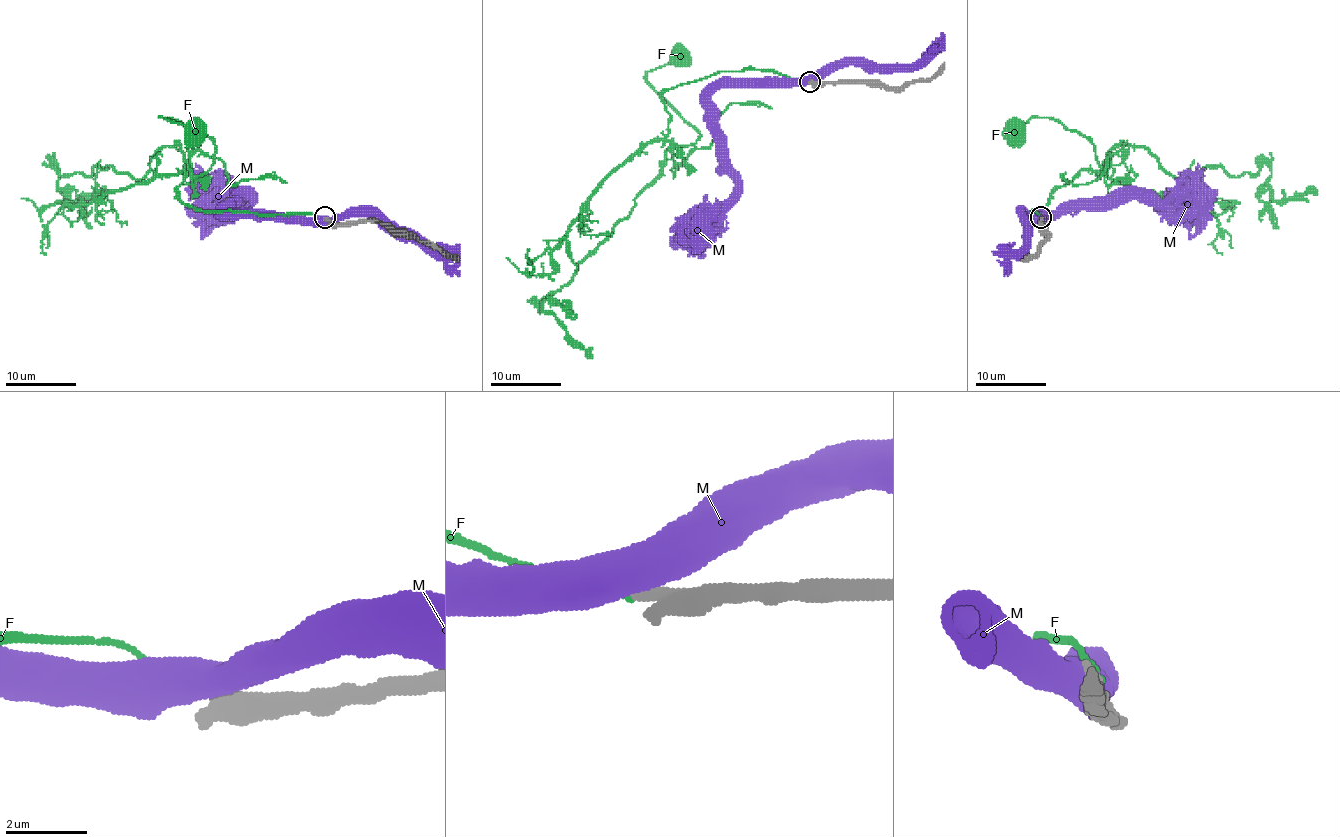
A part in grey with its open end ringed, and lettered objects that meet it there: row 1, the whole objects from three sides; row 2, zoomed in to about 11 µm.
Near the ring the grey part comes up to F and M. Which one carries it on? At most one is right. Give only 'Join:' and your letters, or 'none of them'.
Join: none of them

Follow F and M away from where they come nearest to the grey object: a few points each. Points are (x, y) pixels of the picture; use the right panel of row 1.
F: (1042, 219), (1028, 214), (1081, 170), (1104, 175), (1093, 144), (1053, 119), (1030, 119), (1018, 135)
M: (1041, 219), (1055, 212), (1109, 207), (1129, 198), (1165, 200), (1176, 195), (1202, 170)

